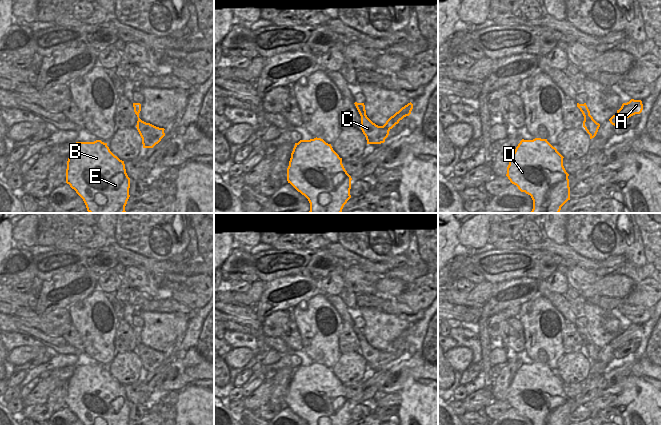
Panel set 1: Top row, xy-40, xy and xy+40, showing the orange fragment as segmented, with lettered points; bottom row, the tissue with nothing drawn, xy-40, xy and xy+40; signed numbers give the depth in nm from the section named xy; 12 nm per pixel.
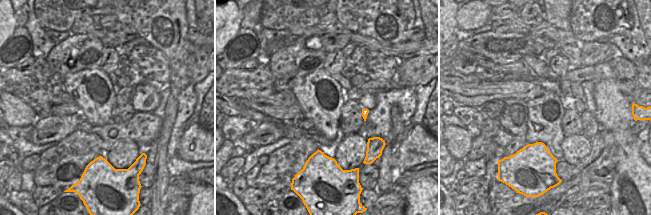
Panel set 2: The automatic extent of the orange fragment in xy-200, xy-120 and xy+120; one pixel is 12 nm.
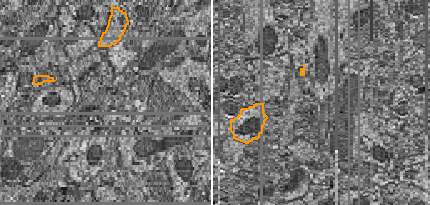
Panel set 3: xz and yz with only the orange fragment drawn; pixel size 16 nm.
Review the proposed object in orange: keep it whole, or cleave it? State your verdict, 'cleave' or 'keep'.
cleave

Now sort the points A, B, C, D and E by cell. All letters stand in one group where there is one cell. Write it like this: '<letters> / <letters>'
A / B C D E

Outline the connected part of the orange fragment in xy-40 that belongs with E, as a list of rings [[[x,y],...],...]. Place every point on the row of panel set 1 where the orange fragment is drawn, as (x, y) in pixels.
[[[101,140],[76,142],[69,155],[66,169],[66,183],[83,199],[89,213],[125,213],[130,197],[130,178],[124,161],[115,156]]]

